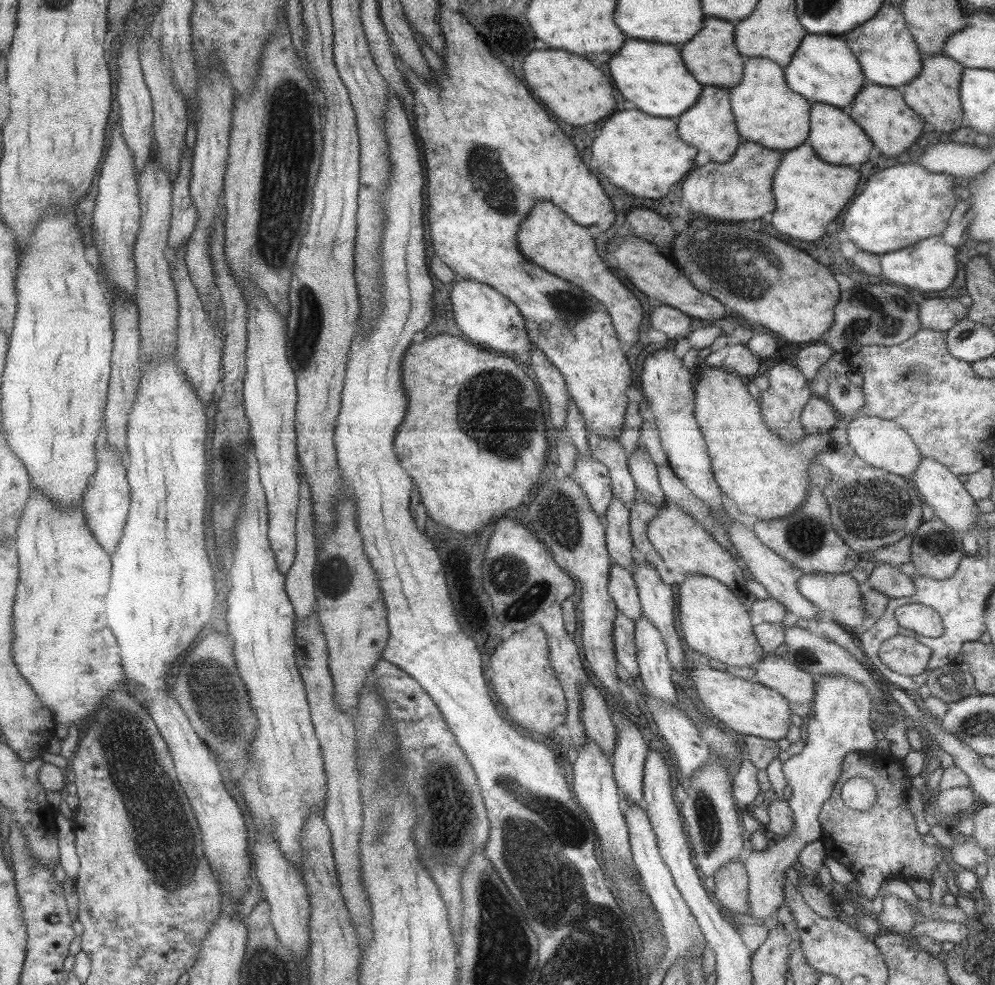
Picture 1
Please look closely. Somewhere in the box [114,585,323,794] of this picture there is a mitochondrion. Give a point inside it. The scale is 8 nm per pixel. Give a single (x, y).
(214, 694)

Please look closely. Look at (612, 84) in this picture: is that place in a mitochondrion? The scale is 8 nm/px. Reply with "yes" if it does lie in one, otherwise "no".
no

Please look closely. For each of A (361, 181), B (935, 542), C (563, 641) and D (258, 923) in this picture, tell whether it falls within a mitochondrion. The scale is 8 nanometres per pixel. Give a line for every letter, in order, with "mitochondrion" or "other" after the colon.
A: other
B: mitochondrion
C: other
D: other

